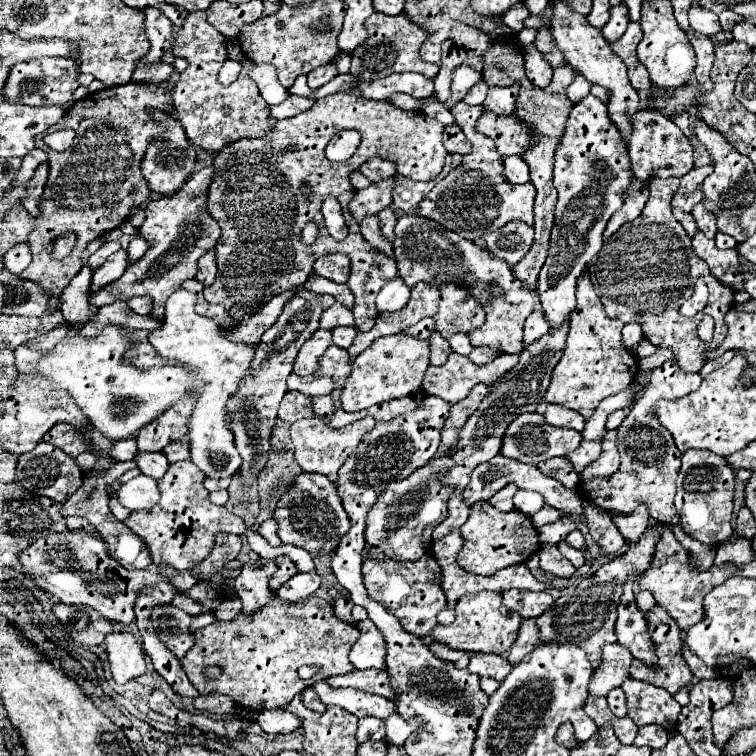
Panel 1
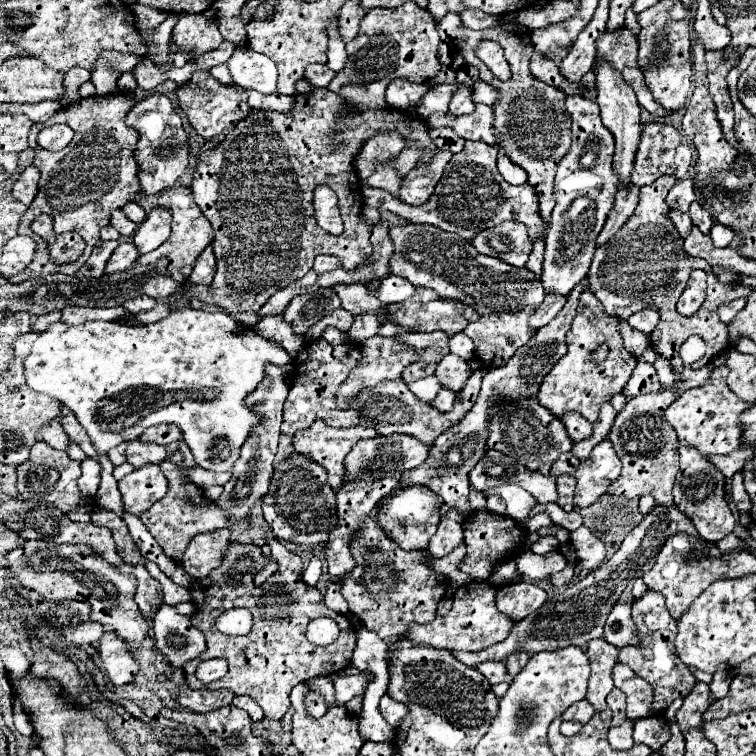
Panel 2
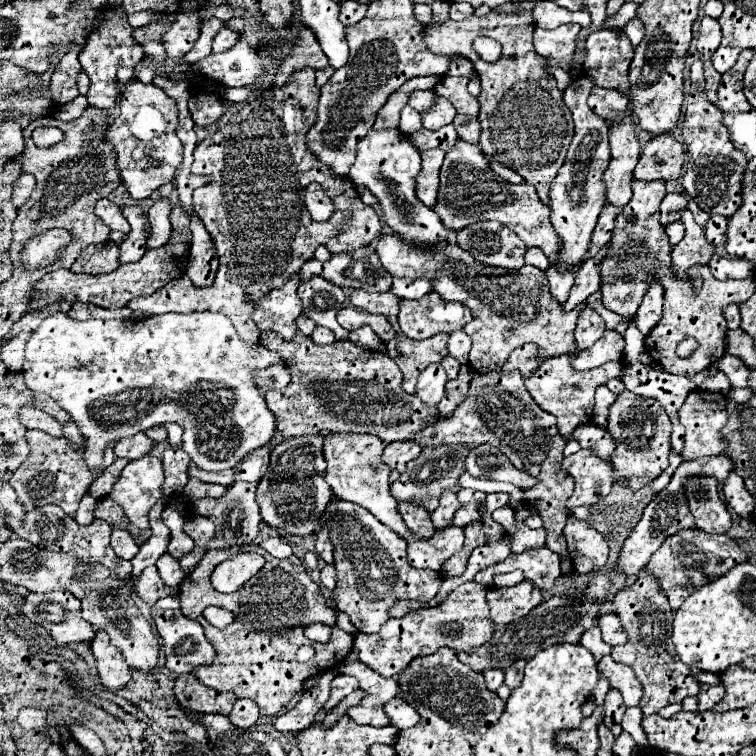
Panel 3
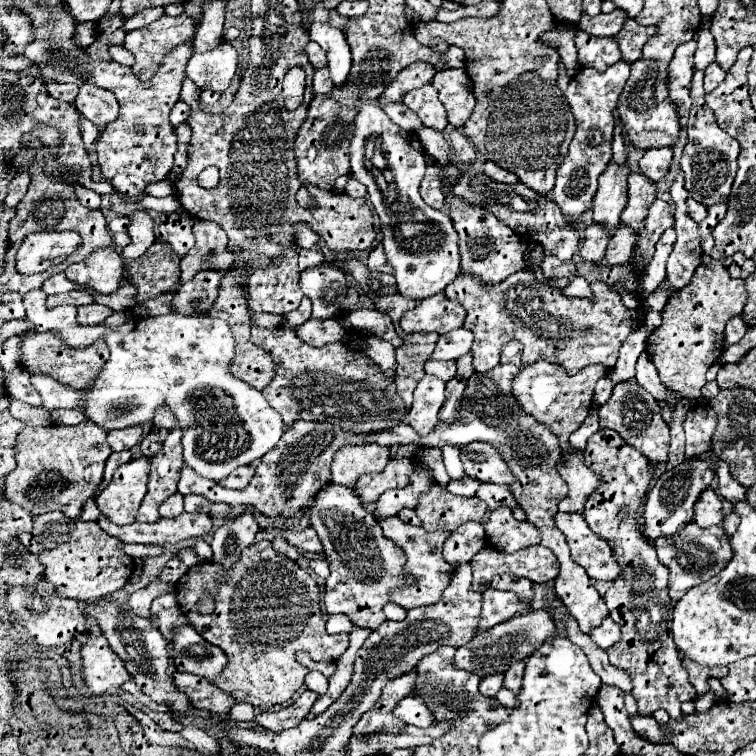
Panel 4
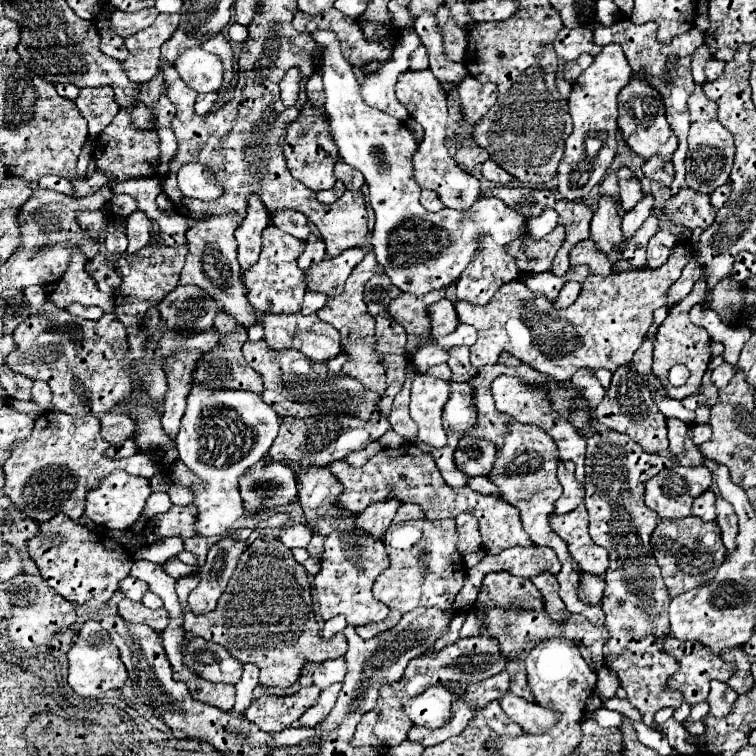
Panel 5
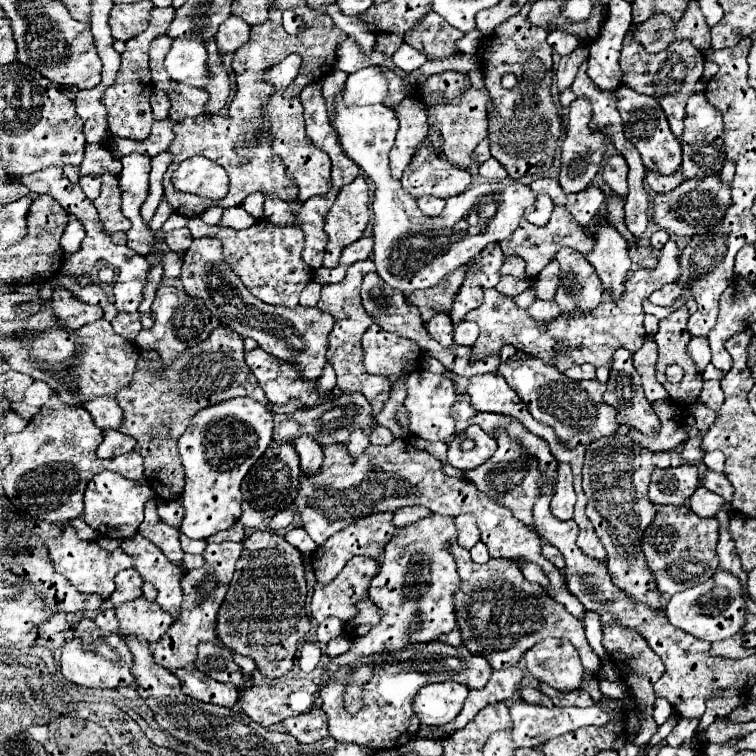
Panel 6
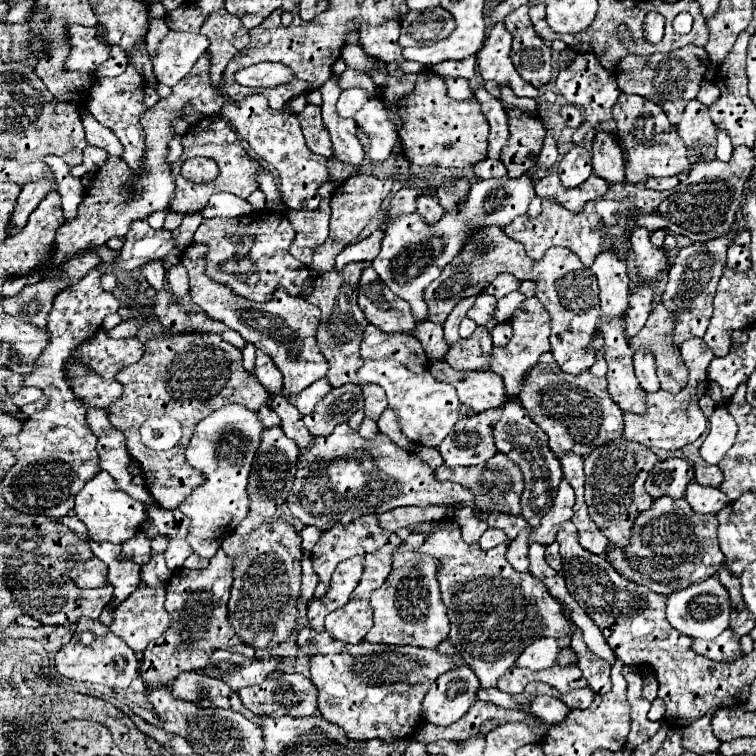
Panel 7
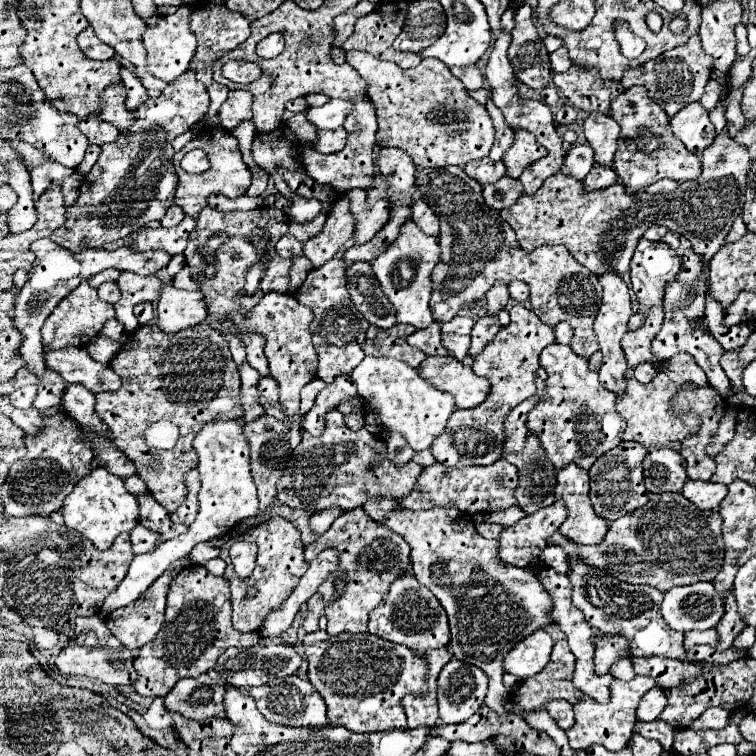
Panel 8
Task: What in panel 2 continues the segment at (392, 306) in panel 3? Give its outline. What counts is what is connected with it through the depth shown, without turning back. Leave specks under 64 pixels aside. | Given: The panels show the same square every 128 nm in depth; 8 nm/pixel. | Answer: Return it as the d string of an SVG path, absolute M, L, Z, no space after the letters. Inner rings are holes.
M336 284L334 292L340 296L342 300L342 308L356 314L356 312L366 312L368 308L372 308L372 312L380 314L382 312L382 304L380 300L376 300L376 292L368 292L368 288L364 288L364 284ZM440 330L429 334L402 332L396 338L404 340L406 344L412 344L412 348L416 348L416 352L420 352L420 360L416 364L410 364L404 370L404 382L406 384L434 374L438 362L450 352L448 350L448 334L444 334Z

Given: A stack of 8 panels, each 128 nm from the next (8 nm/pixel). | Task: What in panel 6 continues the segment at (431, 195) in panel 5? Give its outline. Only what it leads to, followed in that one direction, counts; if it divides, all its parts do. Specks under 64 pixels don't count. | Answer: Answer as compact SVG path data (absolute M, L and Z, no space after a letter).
M420 196L420 198L418 198L418 206L420 206L420 210L422 210L424 214L428 214L428 216L438 216L438 214L442 212L442 208L444 208L444 200L432 198L432 196Z

